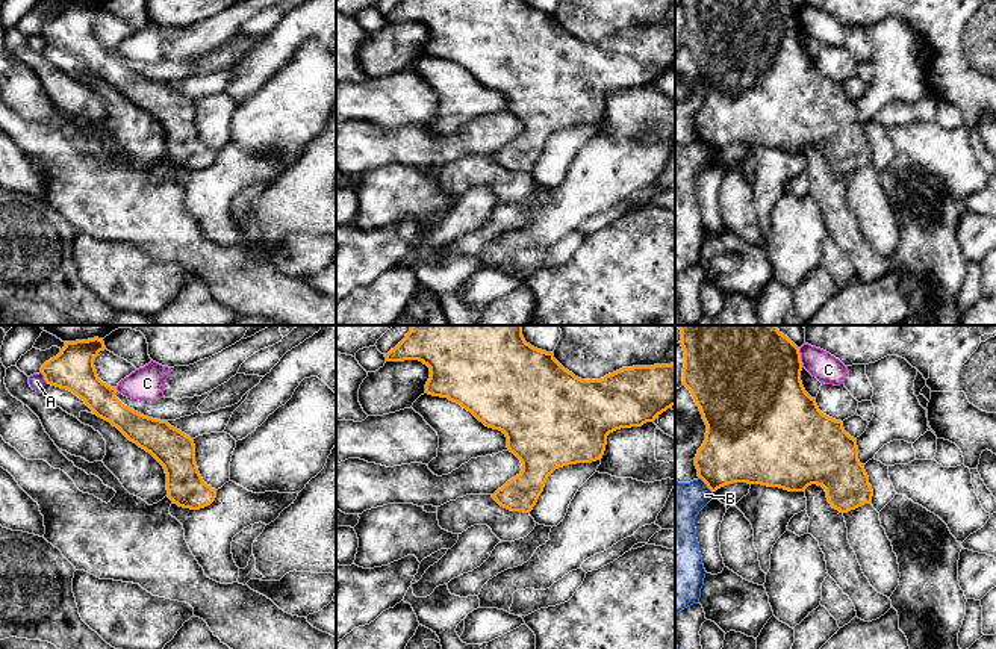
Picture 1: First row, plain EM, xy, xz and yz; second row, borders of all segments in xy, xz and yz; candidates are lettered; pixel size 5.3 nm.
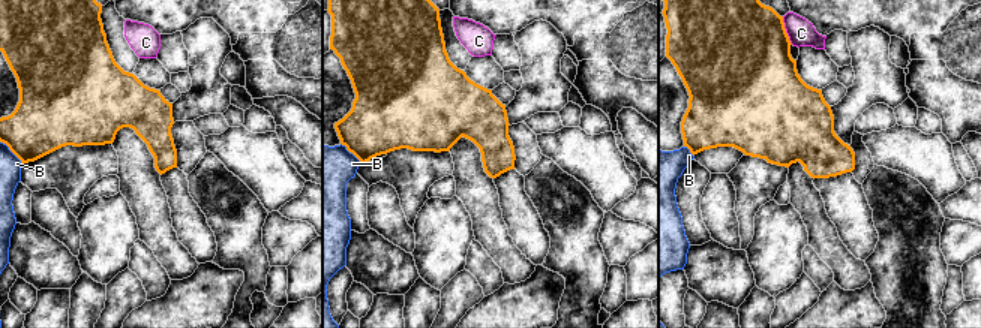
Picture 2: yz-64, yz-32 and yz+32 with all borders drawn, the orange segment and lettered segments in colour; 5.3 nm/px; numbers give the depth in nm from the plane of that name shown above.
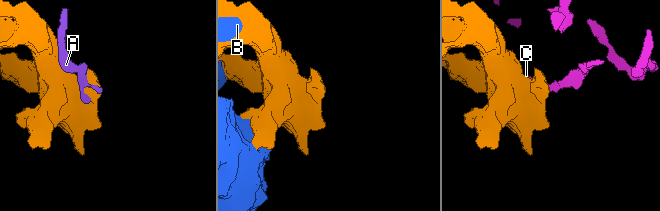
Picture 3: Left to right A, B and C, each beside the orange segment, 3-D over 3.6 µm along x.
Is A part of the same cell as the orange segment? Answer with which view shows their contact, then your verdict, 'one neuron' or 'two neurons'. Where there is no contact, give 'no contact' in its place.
contact in xy; two neurons

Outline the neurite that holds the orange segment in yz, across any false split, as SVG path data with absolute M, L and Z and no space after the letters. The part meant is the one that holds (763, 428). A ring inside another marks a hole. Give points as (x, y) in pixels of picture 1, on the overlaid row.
M677 325L681 330L681 346L684 351L684 368L683 368L683 384L690 390L702 419L707 425L705 440L698 449L695 457L695 466L698 469L698 477L707 484L711 492L733 484L733 483L748 483L748 484L761 484L767 487L780 487L789 492L805 492L811 484L822 486L826 492L828 502L833 508L840 513L848 513L864 504L872 504L873 508L879 513L896 495L895 487L889 477L889 466L872 458L866 464L861 464L858 460L858 446L857 439L851 437L842 421L836 421L823 415L816 399L811 398L801 381L801 352L799 348L784 336L777 325Z

